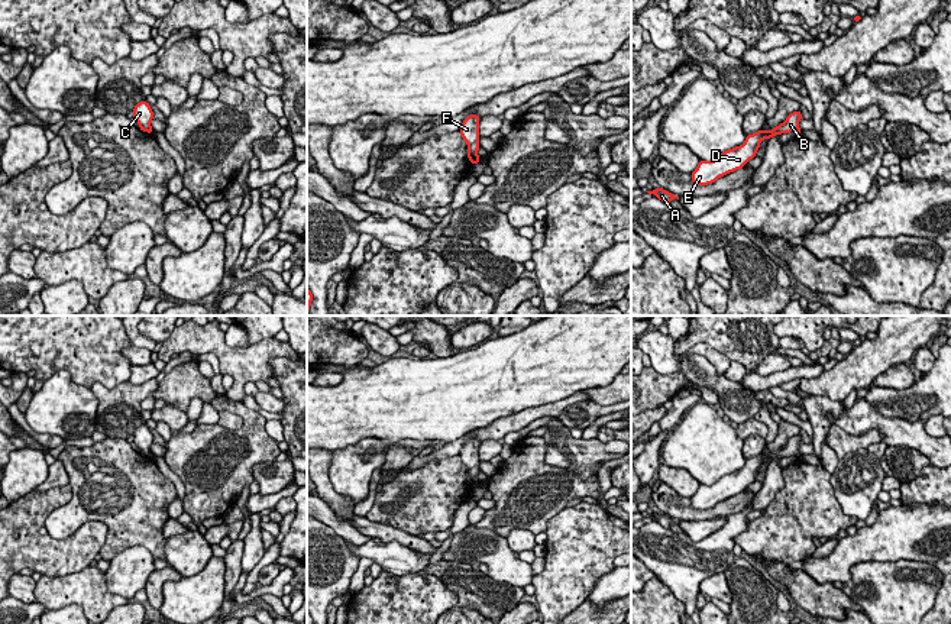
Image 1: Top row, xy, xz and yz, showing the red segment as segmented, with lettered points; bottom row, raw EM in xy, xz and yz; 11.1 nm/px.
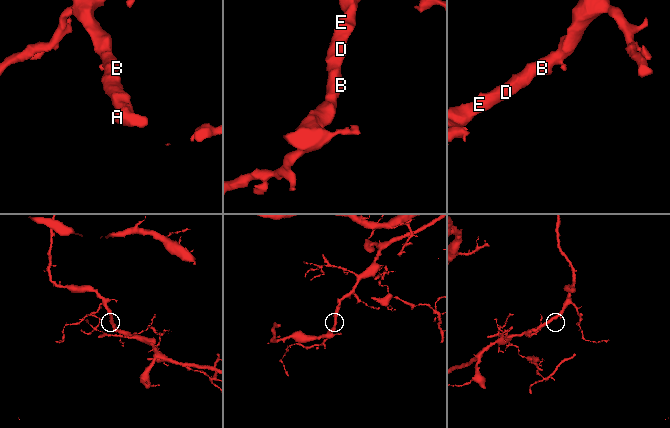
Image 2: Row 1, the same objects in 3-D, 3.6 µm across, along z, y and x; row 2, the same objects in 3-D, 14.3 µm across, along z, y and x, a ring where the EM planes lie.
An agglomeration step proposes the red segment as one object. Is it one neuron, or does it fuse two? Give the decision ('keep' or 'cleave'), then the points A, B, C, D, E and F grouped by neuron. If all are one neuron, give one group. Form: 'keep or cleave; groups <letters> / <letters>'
keep; groups A B C D E F

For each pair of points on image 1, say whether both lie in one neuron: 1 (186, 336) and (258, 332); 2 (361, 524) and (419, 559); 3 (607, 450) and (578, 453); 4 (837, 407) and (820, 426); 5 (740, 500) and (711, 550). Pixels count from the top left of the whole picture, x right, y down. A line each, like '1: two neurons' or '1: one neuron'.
1: two neurons
2: two neurons
3: one neuron
4: one neuron
5: two neurons

